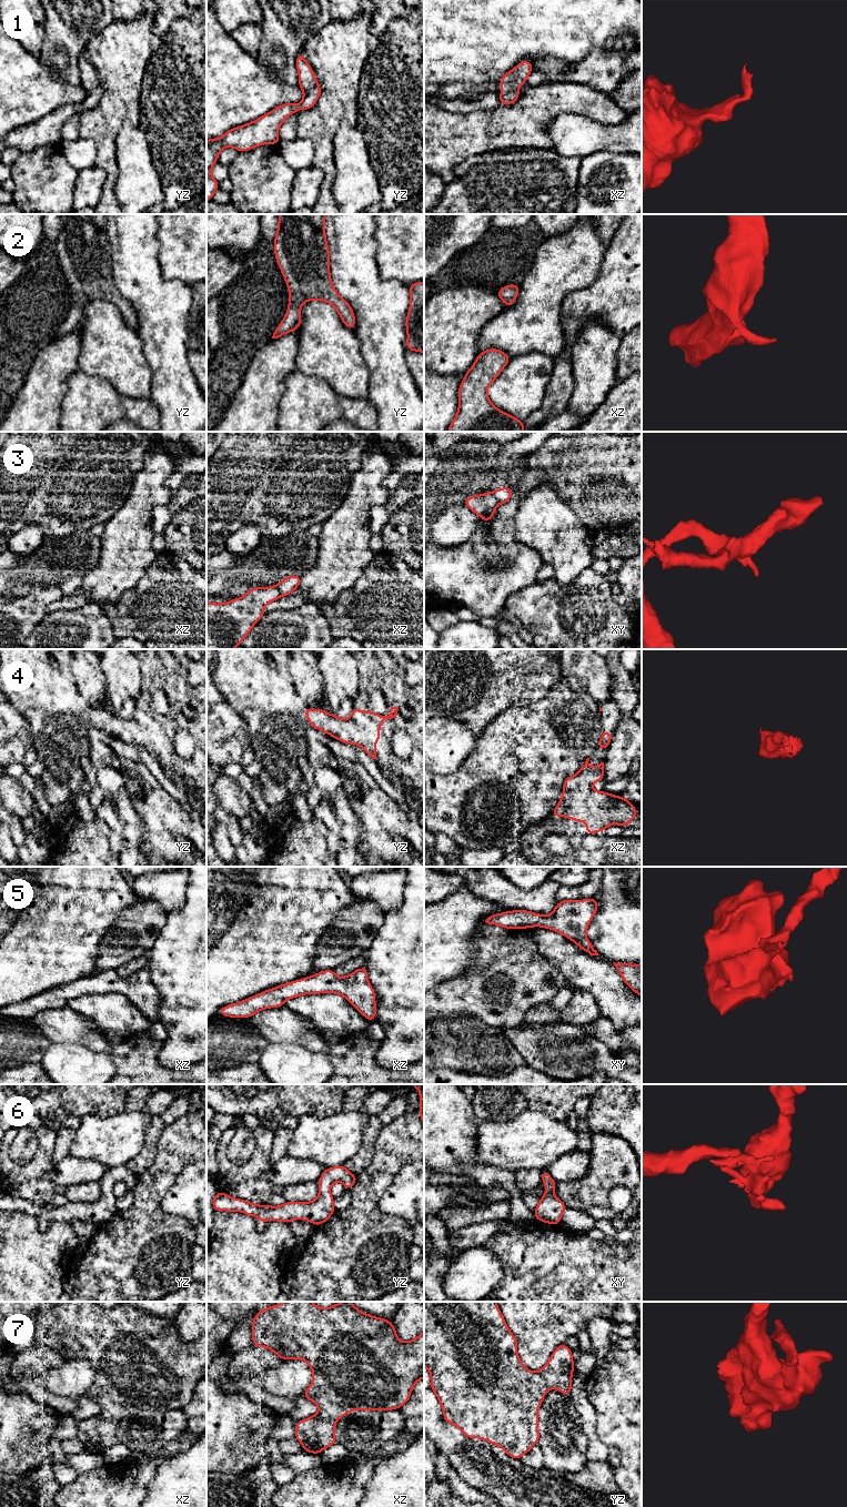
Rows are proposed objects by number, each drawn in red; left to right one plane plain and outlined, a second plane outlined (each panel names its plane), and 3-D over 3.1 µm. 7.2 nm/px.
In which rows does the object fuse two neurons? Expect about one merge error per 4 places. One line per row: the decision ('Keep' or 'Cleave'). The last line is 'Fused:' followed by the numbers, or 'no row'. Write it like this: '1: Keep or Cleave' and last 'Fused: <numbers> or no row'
1: Keep
2: Keep
3: Cleave
4: Keep
5: Keep
6: Keep
7: Keep
Fused: 3

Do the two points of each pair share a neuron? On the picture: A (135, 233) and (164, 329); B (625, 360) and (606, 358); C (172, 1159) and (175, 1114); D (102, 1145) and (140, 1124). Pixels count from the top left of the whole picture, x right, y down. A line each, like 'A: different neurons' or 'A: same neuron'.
A: same neuron
B: different neurons
C: different neurons
D: same neuron

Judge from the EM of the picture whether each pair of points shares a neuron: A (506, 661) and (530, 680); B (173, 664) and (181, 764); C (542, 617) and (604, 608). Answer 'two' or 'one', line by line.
A: one
B: one
C: one

